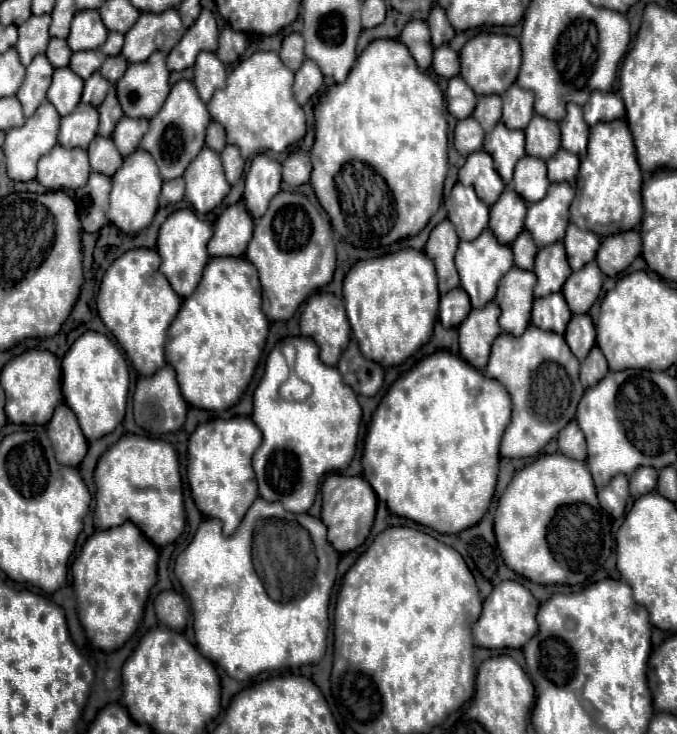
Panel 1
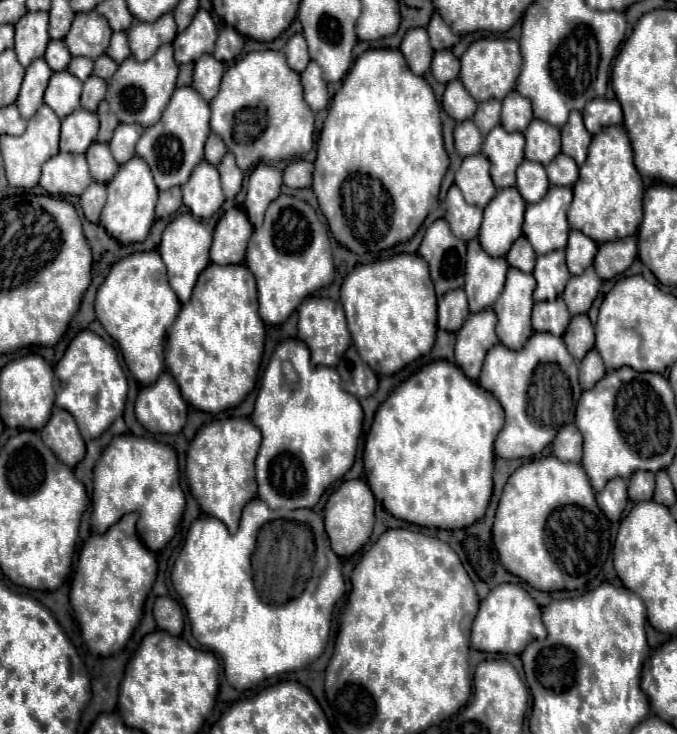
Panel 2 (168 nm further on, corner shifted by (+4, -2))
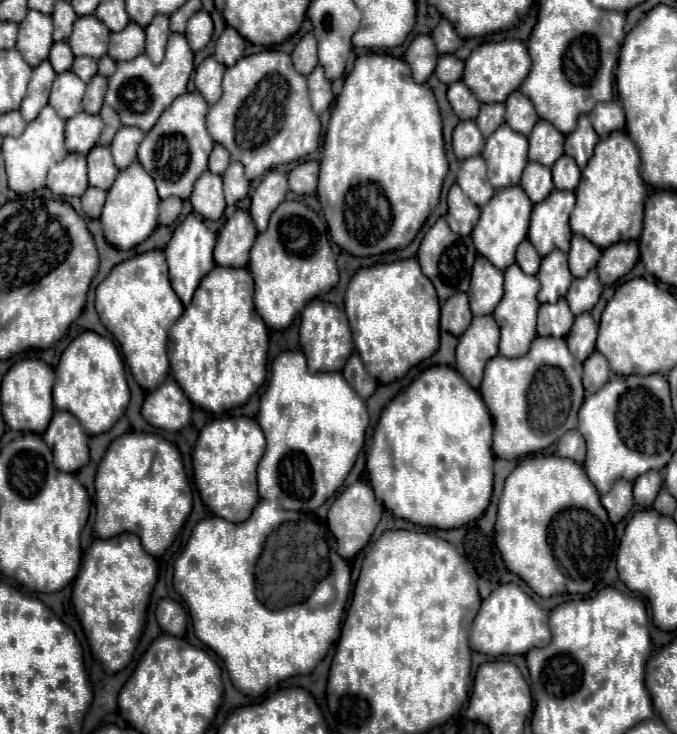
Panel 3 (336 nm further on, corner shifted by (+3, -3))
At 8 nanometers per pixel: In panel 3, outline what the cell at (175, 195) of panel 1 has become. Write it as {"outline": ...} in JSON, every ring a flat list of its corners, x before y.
{"outline":[[170,196,168,200,162,200,160,202,160,218,158,218,160,224,162,226,172,224,178,218,180,210,182,210,182,200,178,196]]}

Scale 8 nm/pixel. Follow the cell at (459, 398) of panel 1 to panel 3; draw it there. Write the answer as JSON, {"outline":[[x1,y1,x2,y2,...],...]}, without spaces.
{"outline":[[434,366,390,400,380,416,366,460,376,498,398,518,428,528,462,528,484,514,492,497,492,416,480,396,454,368]]}

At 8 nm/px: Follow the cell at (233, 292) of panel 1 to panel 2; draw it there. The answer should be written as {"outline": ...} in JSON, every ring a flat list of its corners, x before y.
{"outline":[[211,263,169,329,165,363,191,407,221,413,241,405,255,387,263,347,265,325,257,313,255,277,245,265]]}

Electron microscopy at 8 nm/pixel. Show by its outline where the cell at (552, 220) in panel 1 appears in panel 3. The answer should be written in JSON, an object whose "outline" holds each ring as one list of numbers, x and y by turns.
{"outline":[[552,190,544,202,534,204,528,240,532,240,540,256,546,256,554,248,568,252,572,238,568,216,574,208,574,202,574,192]]}

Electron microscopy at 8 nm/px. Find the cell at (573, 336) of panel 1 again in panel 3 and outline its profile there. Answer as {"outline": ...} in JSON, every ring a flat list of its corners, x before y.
{"outline":[[584,312,584,314,576,316,574,326,572,326,570,334,566,336,566,342,568,342,568,348,570,348,572,356,578,362,584,362,594,352,596,334,598,334,598,326,592,320,590,312]]}

